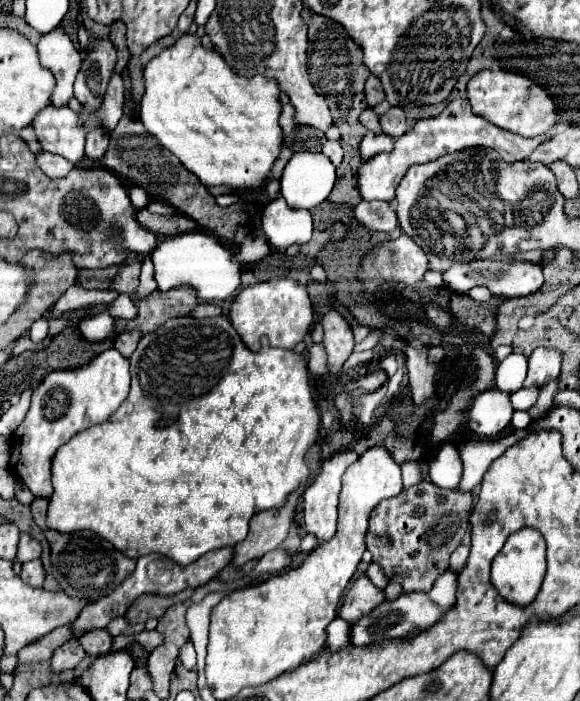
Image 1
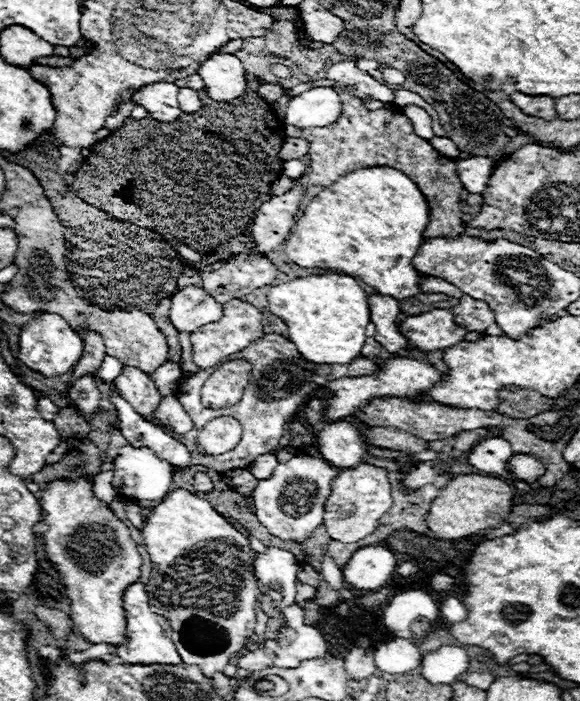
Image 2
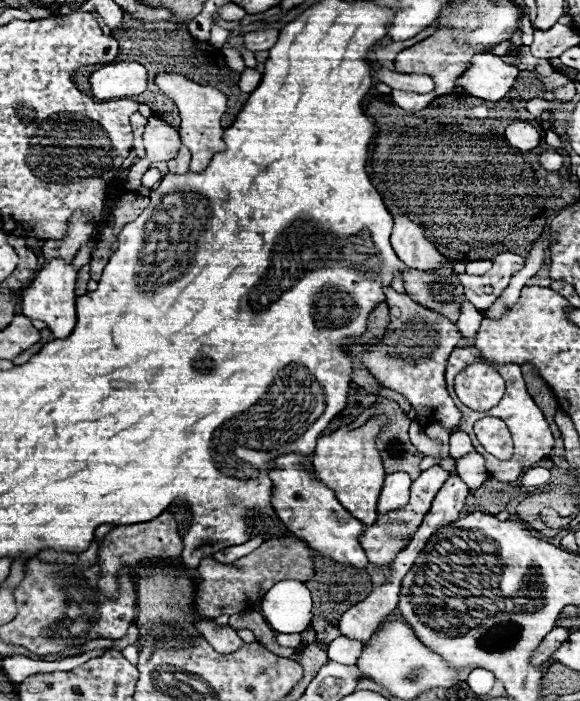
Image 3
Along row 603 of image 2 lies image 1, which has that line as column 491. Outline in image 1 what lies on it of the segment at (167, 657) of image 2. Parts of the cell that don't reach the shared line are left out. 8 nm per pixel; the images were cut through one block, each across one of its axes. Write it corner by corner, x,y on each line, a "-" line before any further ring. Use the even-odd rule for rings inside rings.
456,98
448,104
448,108
442,114
418,120
412,130
408,130
406,134
402,134
396,140
392,152
382,152
382,154
376,154
376,156
368,158
366,162
362,162
358,168
358,192
360,192
362,200
366,200
366,202
394,200
394,190
396,190
398,182
402,180
402,176
406,174
406,170
410,168
410,164
430,162
444,154
450,154
450,152
456,152
462,148
470,148
470,146
492,148
506,162
514,162
514,160
524,160
542,140
548,140
548,138
550,138
548,134
540,136
540,138
522,138
518,134
510,134
510,132
490,124
480,114
474,114
468,100

